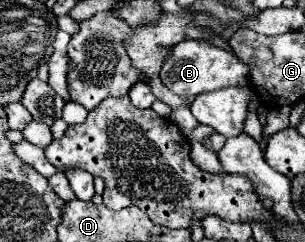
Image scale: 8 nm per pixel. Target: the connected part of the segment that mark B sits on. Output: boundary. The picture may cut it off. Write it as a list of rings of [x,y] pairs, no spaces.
[[[184,41],[172,49],[172,55],[164,61],[160,79],[174,95],[184,99],[194,99],[200,93],[216,91],[232,85],[248,85],[248,65],[240,63],[238,57],[226,53],[224,49],[208,41]]]

